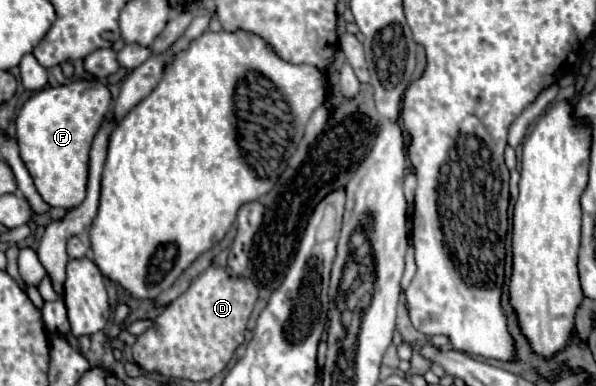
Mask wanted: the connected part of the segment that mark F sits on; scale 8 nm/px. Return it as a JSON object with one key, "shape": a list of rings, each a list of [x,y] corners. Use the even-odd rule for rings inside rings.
{"shape":[[[95,79],[74,80],[58,88],[48,86],[24,102],[16,118],[20,156],[34,178],[36,190],[50,206],[76,208],[86,198],[88,152],[110,102],[110,90]]]}

